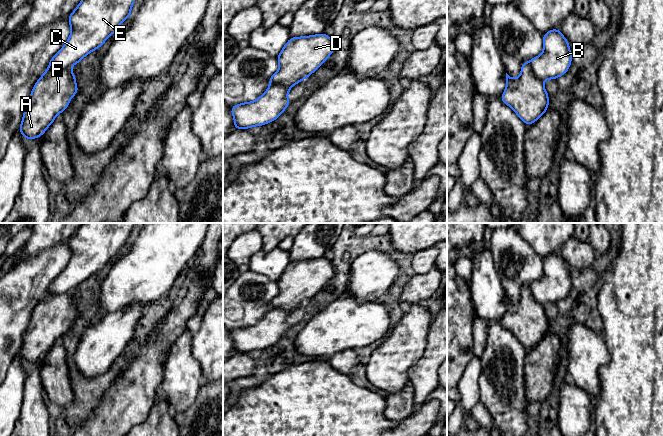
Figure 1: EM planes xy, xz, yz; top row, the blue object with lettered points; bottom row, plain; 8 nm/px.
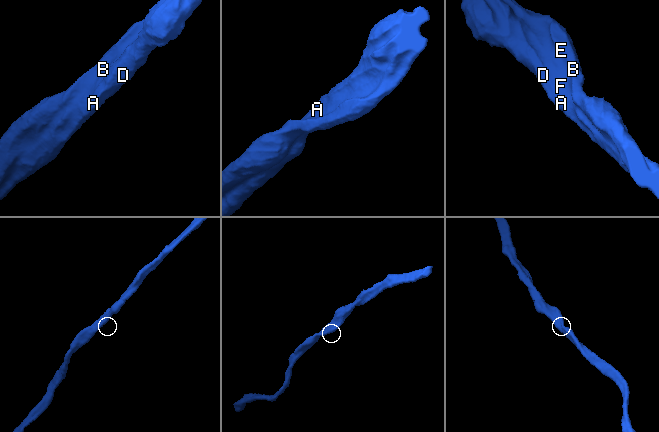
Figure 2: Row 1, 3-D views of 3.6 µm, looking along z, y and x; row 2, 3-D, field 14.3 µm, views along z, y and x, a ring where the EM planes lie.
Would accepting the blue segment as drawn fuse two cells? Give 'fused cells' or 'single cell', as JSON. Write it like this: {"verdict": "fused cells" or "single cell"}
{"verdict": "single cell"}

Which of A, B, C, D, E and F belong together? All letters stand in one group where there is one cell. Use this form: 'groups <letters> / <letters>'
groups A B C D E F

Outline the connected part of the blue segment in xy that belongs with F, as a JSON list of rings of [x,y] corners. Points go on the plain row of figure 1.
[[[82,223],[75,234],[68,240],[71,251],[70,260],[63,271],[50,283],[47,294],[35,307],[29,325],[24,333],[21,349],[18,353],[26,364],[33,364],[42,360],[48,351],[55,345],[55,341],[63,337],[70,328],[70,322],[77,319],[78,310],[75,304],[76,299],[70,293],[74,288],[78,288],[85,280],[100,272],[109,261],[115,257],[119,250],[128,241],[131,241],[131,232],[135,223]]]

